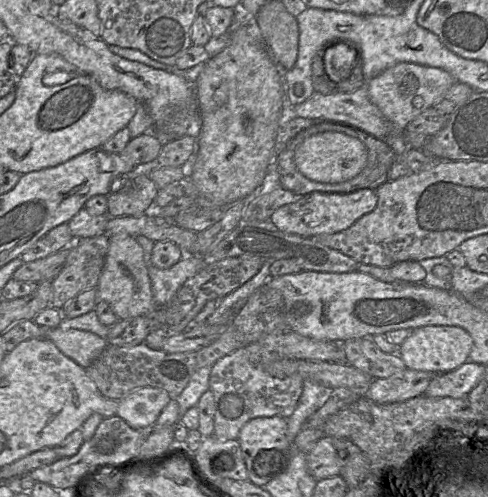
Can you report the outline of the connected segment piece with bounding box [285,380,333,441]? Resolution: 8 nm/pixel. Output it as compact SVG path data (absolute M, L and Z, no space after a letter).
M304 380L301 396L293 413L285 418L288 425L288 439L293 441L304 422L330 398L333 389L311 380Z

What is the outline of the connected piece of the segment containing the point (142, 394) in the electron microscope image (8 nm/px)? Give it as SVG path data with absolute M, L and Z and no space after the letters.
M138 388L118 400L116 416L136 430L147 431L155 424L170 400L170 396L162 389Z

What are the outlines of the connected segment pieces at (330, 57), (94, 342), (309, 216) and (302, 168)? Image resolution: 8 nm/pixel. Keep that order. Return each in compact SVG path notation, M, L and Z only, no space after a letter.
M345 42L336 43L327 48L323 61L329 78L340 83L351 75L356 66L356 49Z
M60 327L46 329L45 338L78 365L86 369L109 346L107 341L88 331L62 330Z
M369 188L351 193L312 192L300 196L293 203L278 208L271 216L278 230L301 237L333 234L351 227L362 216L372 212L378 203L376 191Z
M322 132L306 138L294 152L297 170L310 180L320 183L341 183L357 176L367 161L365 145L357 138L340 132Z

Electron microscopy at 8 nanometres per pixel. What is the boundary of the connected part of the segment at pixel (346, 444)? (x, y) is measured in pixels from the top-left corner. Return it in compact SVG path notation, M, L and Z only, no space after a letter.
M324 436L307 453L308 470L317 481L337 476L350 453L352 442L348 439Z

